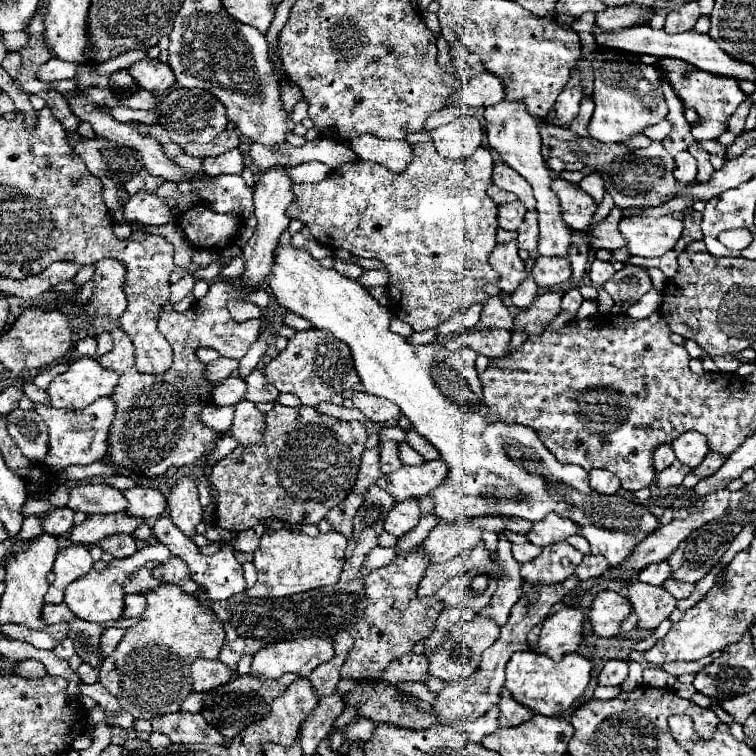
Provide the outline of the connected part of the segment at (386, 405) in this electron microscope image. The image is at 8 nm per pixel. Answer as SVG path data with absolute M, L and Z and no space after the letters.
M354 391L350 399L354 407L358 407L374 423L384 423L400 415L400 409L394 403L390 403L388 399L376 397L376 395L366 395L364 391Z

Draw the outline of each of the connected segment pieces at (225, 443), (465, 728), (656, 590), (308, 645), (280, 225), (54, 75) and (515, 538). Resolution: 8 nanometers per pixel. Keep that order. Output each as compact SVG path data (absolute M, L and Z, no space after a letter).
M226 433L226 435L220 439L218 447L216 447L215 451L210 455L206 465L213 466L220 459L220 457L222 457L222 455L232 453L236 447L238 447L238 441L234 441L234 437L232 437L230 433Z
M496 705L484 717L476 721L462 721L462 733L470 741L476 741L476 743L480 743L480 739L490 735L494 729L498 729L498 707Z
M632 581L628 585L628 599L632 603L634 615L638 617L638 627L644 631L656 629L676 609L676 599L660 585L656 587Z
M296 637L262 647L252 661L250 675L256 679L278 679L284 673L308 677L320 663L334 657L332 637Z
M270 167L266 171L262 171L262 179L254 189L254 213L256 213L256 219L258 219L258 227L242 249L244 271L240 275L242 287L248 287L248 289L250 287L262 287L262 283L266 281L266 277L268 277L272 265L274 265L274 249L278 245L278 239L290 223L286 209L292 203L292 195L290 195L292 183L290 183L290 179L286 179L284 169L286 167Z
M54 57L36 71L36 79L46 81L46 83L52 83L58 79L72 79L74 75L76 75L74 63L66 63L66 61L54 59Z
M504 531L506 539L512 543L512 555L518 563L526 563L530 559L534 559L542 549L536 547L536 545L530 545L526 543L526 535L520 535L520 533L512 533L512 531Z

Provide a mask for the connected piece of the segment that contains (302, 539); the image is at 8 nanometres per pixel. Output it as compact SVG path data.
M280 529L272 535L262 535L260 547L254 553L254 567L258 571L258 581L246 593L250 597L288 597L324 585L334 585L338 583L342 573L344 549L346 539L342 539L342 535L338 535L336 531L308 537L300 531Z

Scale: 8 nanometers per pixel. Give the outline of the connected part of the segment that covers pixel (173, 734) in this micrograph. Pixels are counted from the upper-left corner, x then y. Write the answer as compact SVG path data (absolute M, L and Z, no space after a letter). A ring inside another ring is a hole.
M170 713L158 719L136 721L136 731L158 731L164 733L172 743L204 743L204 745L226 745L226 739L208 725L200 713Z

